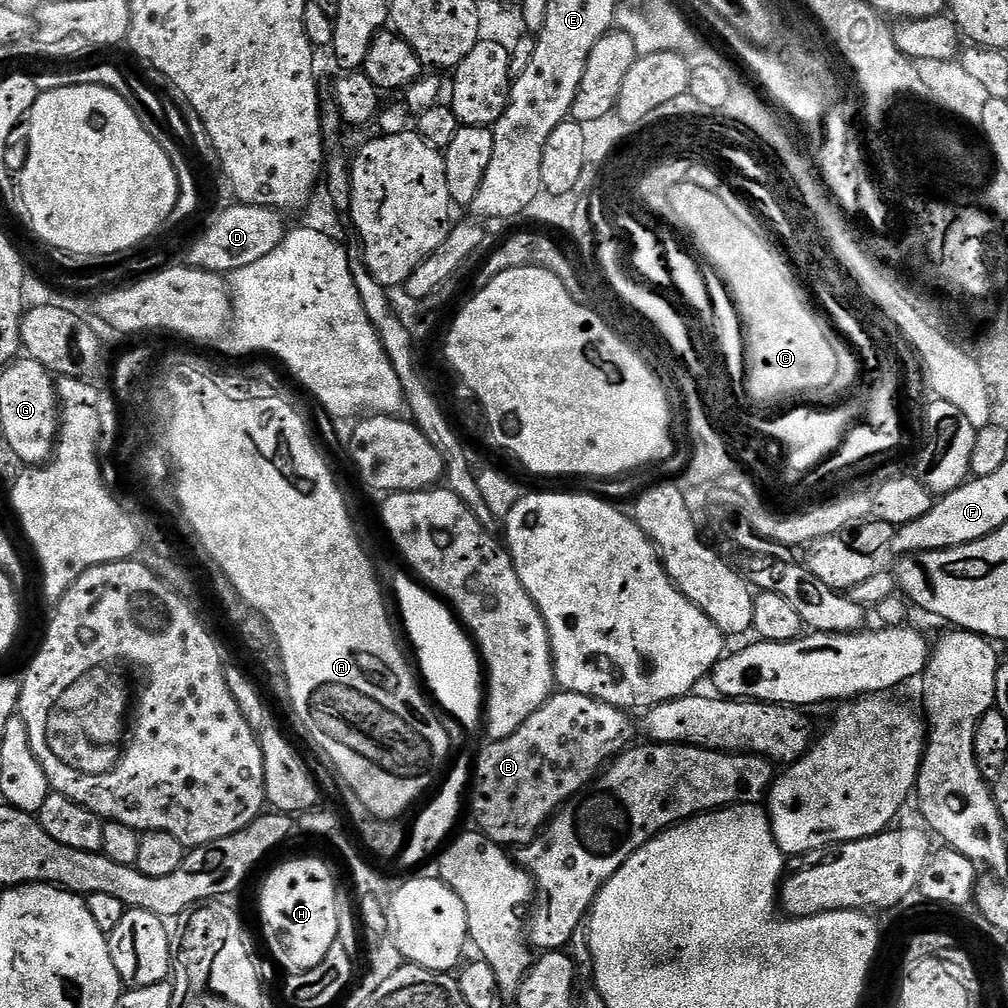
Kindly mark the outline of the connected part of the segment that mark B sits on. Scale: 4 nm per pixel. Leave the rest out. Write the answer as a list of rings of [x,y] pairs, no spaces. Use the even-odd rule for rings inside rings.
[[[553,691],[552,697],[541,708],[534,710],[534,714],[530,714],[530,718],[526,718],[526,722],[522,722],[514,734],[510,734],[510,738],[485,743],[476,764],[474,760],[470,796],[472,792],[475,827],[501,846],[531,844],[571,796],[577,796],[590,781],[600,775],[605,765],[633,743],[632,720],[628,716],[631,715],[625,709],[615,708],[586,694]]]

